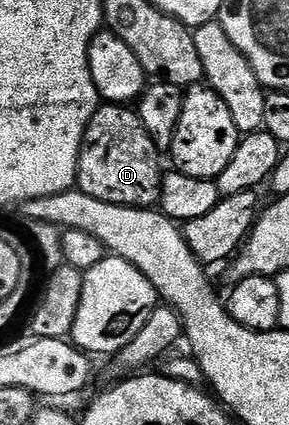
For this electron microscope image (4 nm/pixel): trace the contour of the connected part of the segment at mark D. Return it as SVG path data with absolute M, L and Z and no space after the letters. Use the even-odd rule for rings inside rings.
M100 104L91 117L79 152L78 192L93 195L101 203L134 205L136 209L158 206L163 192L165 168L161 150L155 146L138 112L127 105Z

